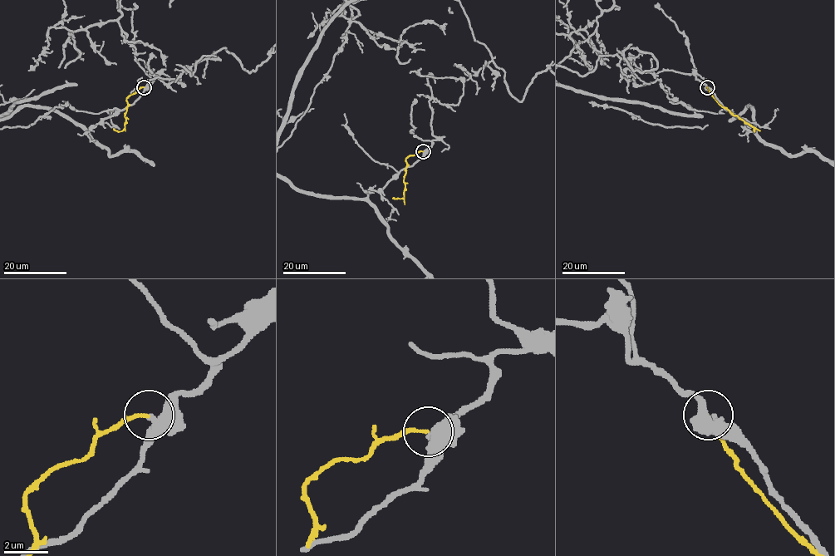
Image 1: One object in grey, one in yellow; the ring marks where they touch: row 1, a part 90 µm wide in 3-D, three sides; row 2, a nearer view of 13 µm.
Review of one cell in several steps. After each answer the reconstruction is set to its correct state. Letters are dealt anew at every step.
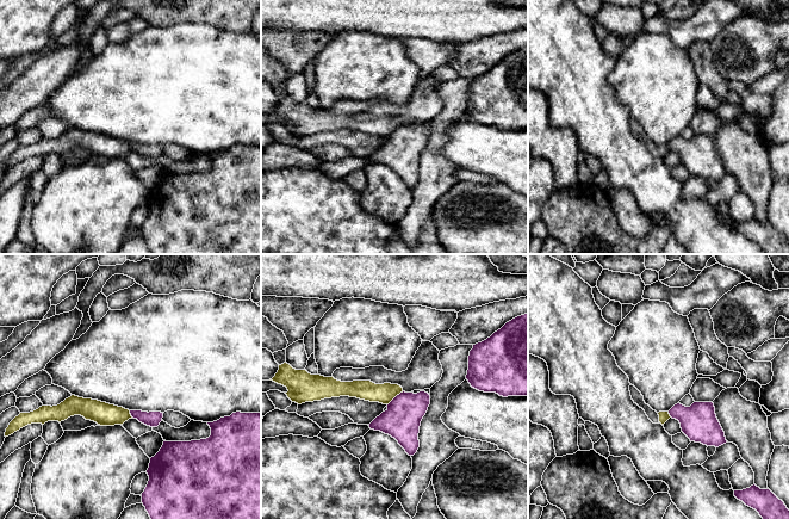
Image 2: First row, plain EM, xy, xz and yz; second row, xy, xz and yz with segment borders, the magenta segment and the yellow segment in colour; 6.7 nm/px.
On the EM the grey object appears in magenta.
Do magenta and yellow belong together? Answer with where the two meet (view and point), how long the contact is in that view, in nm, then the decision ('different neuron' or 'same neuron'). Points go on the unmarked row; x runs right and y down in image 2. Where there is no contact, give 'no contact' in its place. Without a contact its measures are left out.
meets magenta in xz at (395, 130); contact 140 nm long; different neuron

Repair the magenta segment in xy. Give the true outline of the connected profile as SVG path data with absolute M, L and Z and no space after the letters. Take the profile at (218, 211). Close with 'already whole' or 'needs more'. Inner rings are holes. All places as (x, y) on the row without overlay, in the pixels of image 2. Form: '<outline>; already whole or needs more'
M232 146L230 149L207 155L211 168L191 174L163 174L160 184L150 191L148 217L142 225L142 236L151 254L261 254L261 146Z; already whole

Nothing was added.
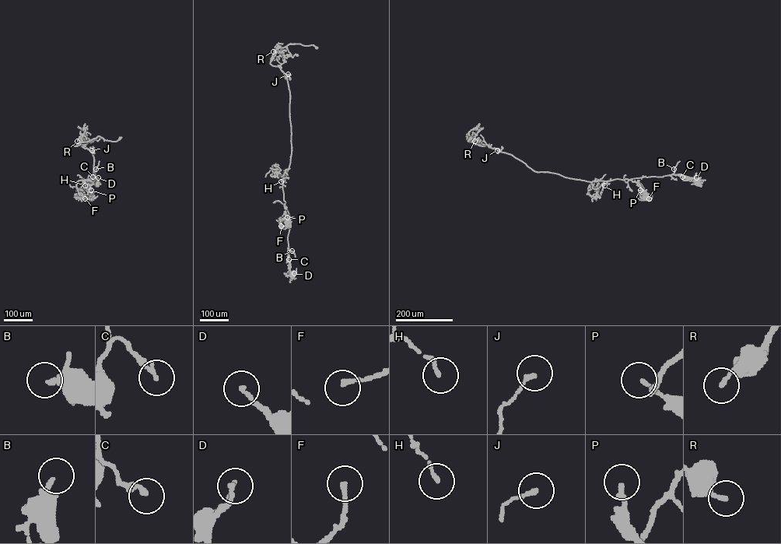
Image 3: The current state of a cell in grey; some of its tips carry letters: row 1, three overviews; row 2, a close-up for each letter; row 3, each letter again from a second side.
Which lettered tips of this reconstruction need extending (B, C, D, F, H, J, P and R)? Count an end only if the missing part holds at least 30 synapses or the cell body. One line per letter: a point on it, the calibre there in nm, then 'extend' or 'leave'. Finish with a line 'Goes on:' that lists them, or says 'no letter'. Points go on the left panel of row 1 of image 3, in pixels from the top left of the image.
B: place (96, 169); calibre 280 nm; leave
C: place (92, 177); calibre 200 nm; leave
D: place (98, 177); calibre 170 nm; leave
F: place (85, 198); calibre 180 nm; leave
H: place (85, 185); calibre 150 nm; leave
J: place (92, 150); calibre 160 nm; leave
P: place (91, 190); calibre 190 nm; leave
R: place (77, 141); calibre 180 nm; leave
Goes on: no letter

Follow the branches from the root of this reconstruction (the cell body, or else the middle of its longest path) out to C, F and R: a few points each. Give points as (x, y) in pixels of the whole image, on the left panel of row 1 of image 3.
C: (120, 138), (112, 141), (97, 136), (74, 145), (92, 152), (96, 179), (86, 180), (92, 177)
F: (120, 138), (97, 136), (74, 145), (87, 148), (93, 158), (96, 179), (86, 180), (91, 194), (85, 198)
R: (120, 138), (112, 141), (97, 136), (81, 142), (79, 137), (77, 141)

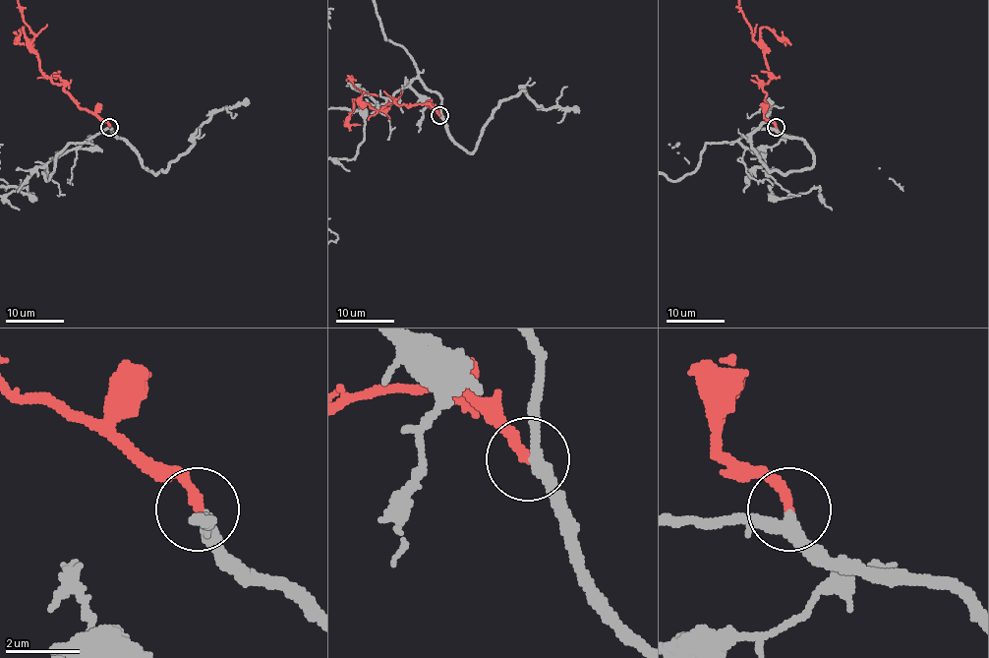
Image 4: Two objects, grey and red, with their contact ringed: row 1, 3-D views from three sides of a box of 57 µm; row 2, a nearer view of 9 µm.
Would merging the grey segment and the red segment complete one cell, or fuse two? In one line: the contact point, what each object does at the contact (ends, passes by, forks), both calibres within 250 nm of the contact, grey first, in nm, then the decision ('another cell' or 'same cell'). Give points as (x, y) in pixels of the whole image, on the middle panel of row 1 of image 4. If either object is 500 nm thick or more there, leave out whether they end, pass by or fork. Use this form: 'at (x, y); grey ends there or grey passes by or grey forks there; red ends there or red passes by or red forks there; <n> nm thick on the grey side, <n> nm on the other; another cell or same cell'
at (439, 115); grey passes by; red ends there; 320 nm thick on the grey side, 280 nm on the other; same cell

